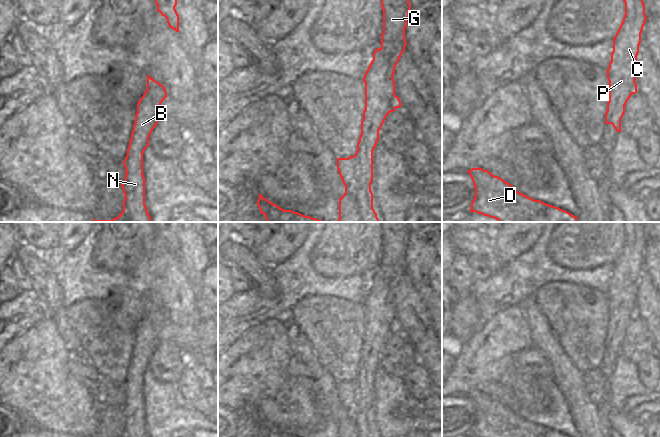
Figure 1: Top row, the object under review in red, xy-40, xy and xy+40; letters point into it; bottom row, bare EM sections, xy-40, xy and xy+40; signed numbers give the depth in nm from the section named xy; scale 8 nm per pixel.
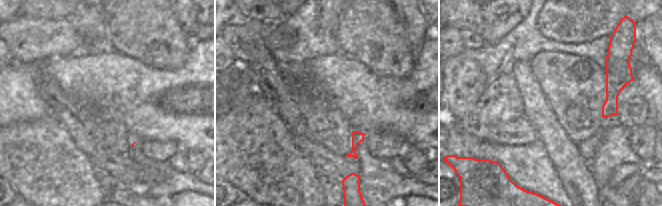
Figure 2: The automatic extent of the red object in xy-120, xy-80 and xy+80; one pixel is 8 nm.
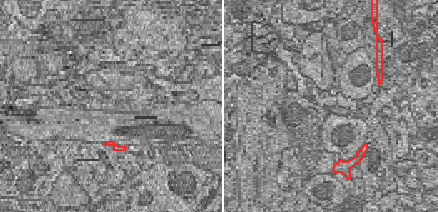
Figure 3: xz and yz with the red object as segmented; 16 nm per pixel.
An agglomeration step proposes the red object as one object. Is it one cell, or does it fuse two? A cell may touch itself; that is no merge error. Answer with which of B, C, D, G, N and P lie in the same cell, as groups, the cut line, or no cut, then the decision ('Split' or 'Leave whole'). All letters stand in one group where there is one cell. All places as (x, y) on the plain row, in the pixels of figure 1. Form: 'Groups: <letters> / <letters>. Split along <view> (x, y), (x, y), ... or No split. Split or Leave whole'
Groups: B D N / C G P. Split along xy (373, 283), (386, 285), (388, 308), (392, 315), (388, 337). Split.

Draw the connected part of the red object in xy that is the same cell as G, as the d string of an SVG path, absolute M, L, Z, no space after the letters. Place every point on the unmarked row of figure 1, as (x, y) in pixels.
M381 222L383 233L383 257L381 259L381 272L376 272L373 277L373 284L387 285L387 297L389 299L389 309L393 315L389 323L389 336L394 336L401 331L401 325L395 319L395 305L393 299L395 291L405 275L407 265L405 263L405 253L411 229L409 222Z

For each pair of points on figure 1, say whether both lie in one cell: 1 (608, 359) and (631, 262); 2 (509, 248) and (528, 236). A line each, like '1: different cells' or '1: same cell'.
1: same cell
2: same cell

